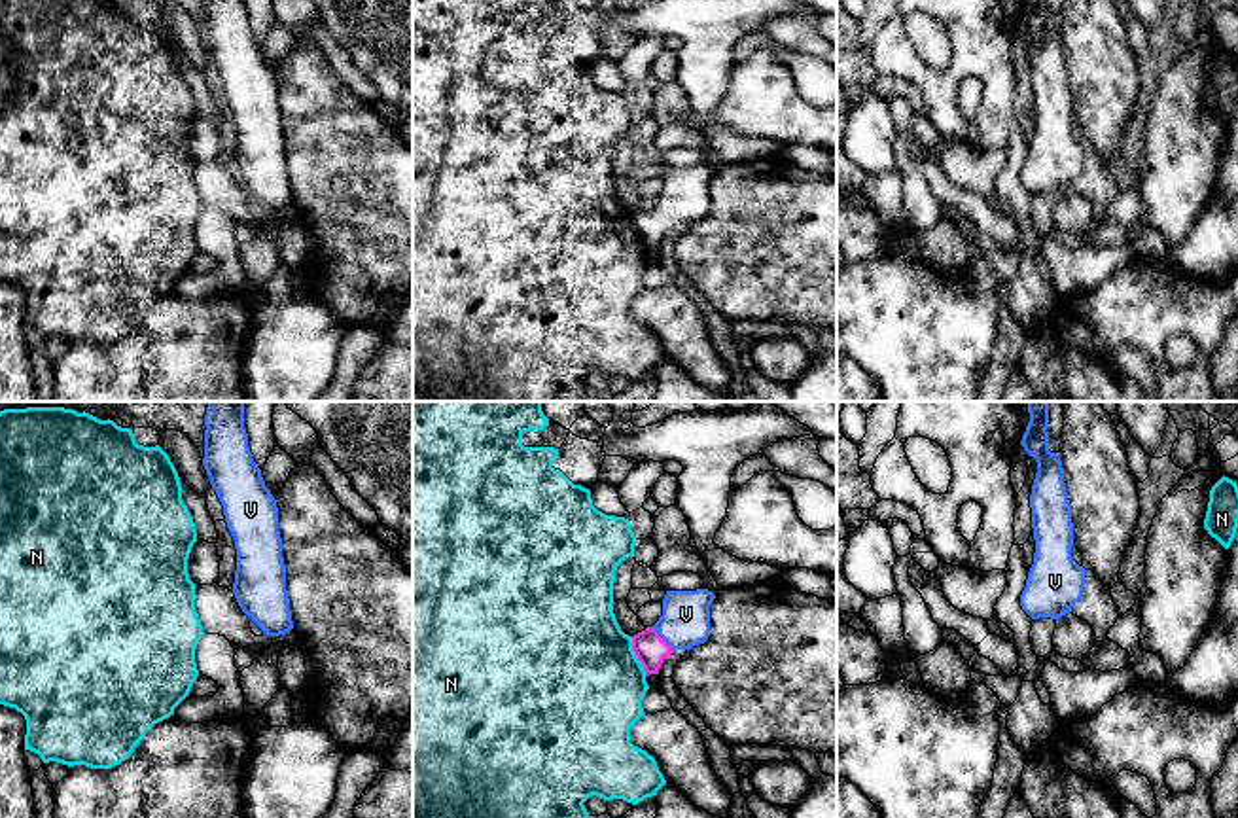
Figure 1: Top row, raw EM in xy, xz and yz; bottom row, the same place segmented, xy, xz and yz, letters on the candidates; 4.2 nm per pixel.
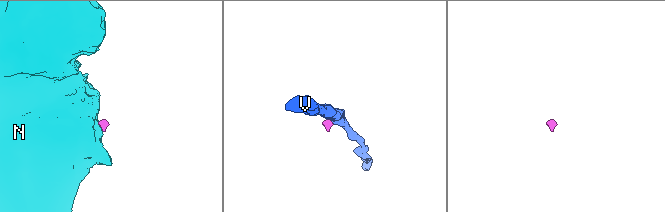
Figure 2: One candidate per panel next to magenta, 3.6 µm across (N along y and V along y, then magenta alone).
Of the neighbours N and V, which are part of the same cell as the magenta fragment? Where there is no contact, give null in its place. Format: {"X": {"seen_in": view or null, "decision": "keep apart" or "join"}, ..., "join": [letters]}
{"N": {"seen_in": "xz", "decision": "keep apart"}, "V": {"seen_in": "xz", "decision": "join"}, "join": ["V"]}

